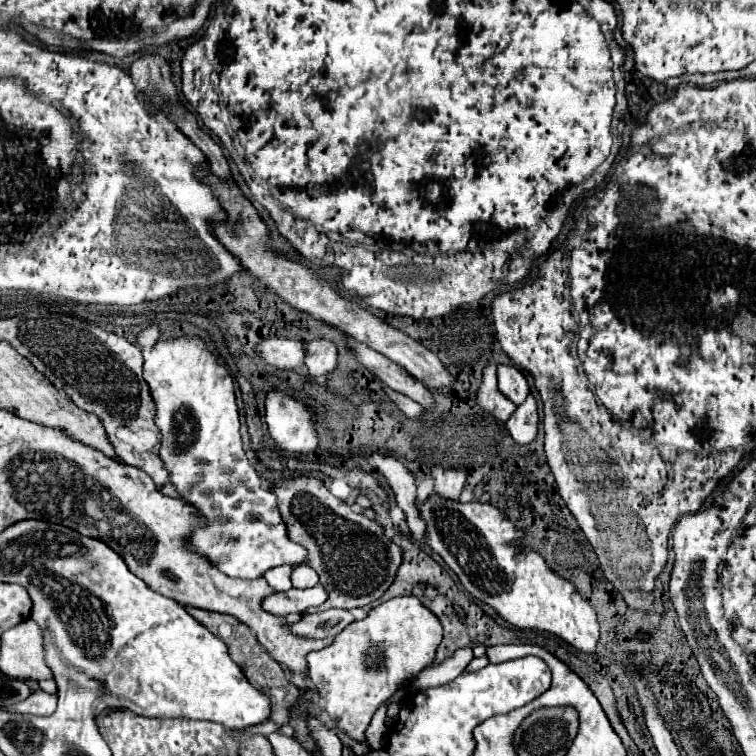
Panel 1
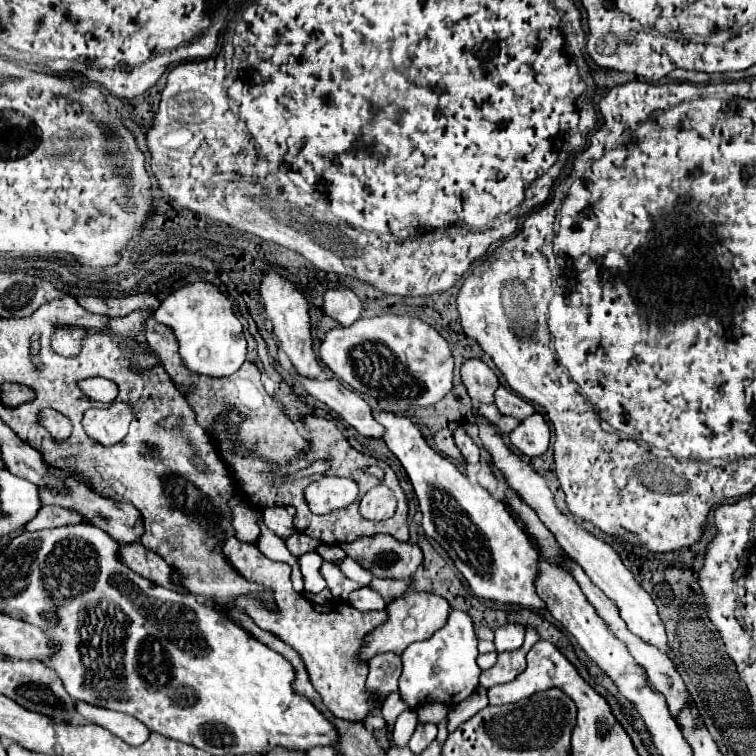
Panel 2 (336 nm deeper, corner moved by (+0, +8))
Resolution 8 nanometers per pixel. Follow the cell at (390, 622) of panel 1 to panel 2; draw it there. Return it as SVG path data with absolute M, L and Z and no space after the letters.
M410 590L404 596L398 596L396 600L392 600L386 612L388 612L390 622L386 622L386 626L382 626L382 630L378 630L378 634L370 634L372 636L370 646L366 646L366 650L362 650L362 658L366 658L366 660L374 658L374 654L384 654L386 650L394 650L396 654L402 654L406 650L406 646L410 646L412 642L430 638L436 630L440 630L446 624L448 614L450 614L450 604L442 596Z

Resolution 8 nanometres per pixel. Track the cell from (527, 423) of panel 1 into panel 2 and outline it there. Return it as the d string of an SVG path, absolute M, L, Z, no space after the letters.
M536 412L526 422L520 422L520 426L510 434L510 442L522 452L524 456L542 456L548 450L550 444L550 428L546 420Z

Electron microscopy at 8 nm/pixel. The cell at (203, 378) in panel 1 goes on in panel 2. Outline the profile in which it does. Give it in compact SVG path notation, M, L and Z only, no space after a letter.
M194 280L174 290L154 312L154 316L158 322L174 330L188 370L208 376L230 376L246 360L246 338L242 334L242 324L232 310L232 302L212 282Z

